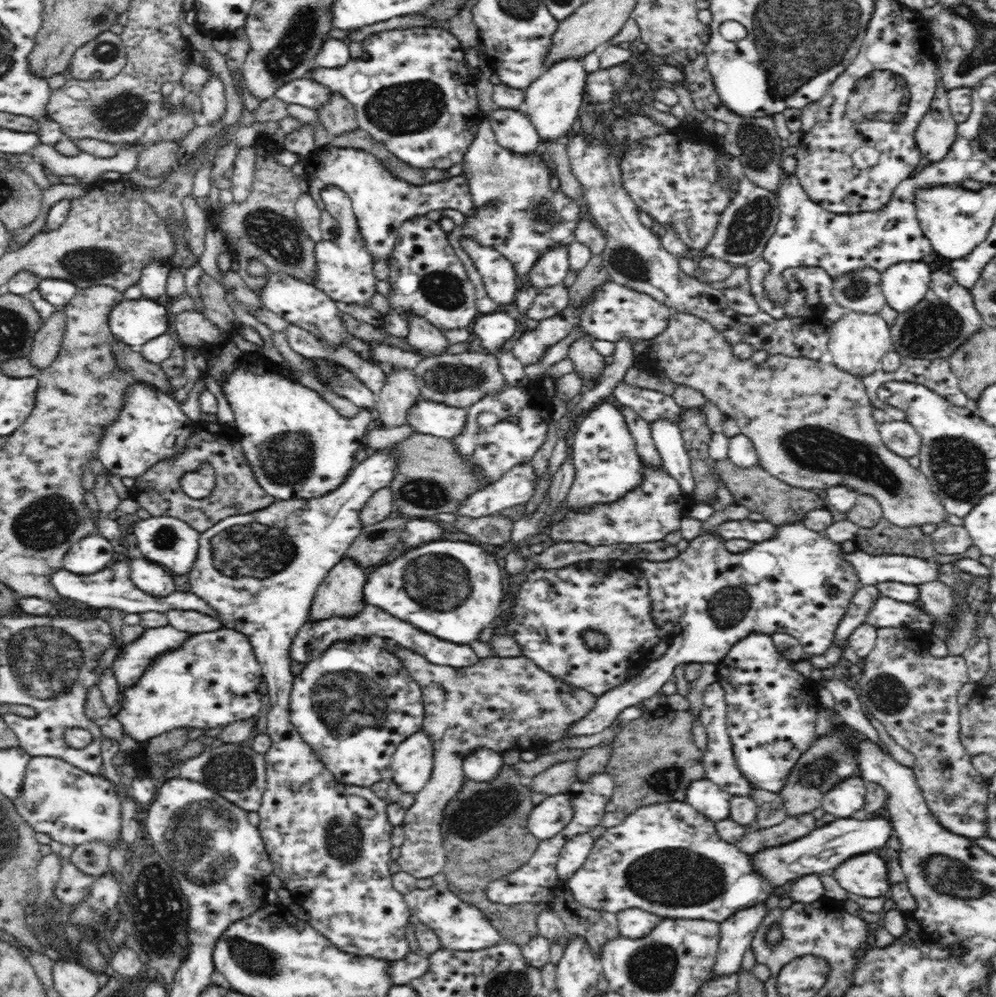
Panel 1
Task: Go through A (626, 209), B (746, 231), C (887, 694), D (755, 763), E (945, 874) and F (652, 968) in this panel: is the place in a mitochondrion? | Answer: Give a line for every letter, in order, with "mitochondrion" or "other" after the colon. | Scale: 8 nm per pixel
A: other
B: mitochondrion
C: mitochondrion
D: other
E: mitochondrion
F: mitochondrion

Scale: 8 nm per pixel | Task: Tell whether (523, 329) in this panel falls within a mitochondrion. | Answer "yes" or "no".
no

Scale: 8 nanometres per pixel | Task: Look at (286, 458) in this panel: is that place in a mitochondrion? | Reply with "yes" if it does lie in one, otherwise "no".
yes

